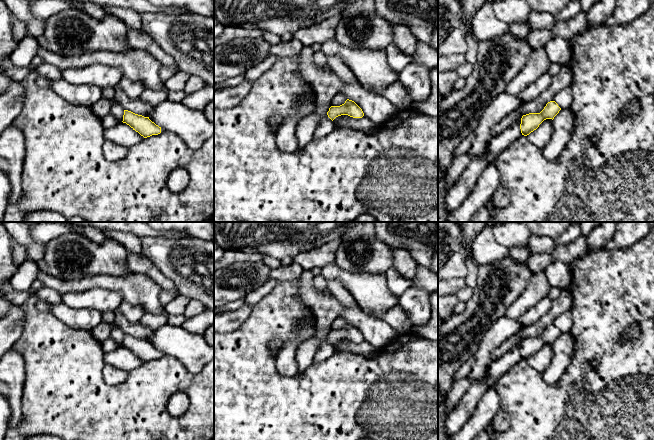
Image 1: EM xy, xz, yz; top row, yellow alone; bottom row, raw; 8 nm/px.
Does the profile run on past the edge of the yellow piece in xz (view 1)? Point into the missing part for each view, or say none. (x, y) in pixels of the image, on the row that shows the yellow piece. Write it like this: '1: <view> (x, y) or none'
1: none

